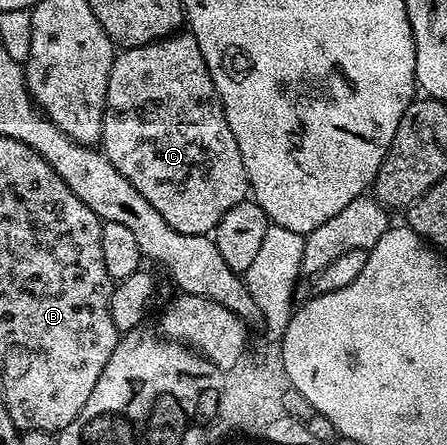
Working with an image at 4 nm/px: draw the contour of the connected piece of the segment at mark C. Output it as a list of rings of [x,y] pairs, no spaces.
[[[178,32],[168,40],[152,46],[130,46],[122,49],[114,57],[111,64],[111,76],[107,80],[107,96],[105,97],[105,115],[101,117],[101,142],[103,143],[103,153],[119,172],[163,216],[163,220],[175,232],[183,234],[209,234],[216,231],[219,220],[227,216],[235,204],[246,201],[250,197],[249,181],[247,180],[247,168],[243,168],[243,156],[239,156],[239,144],[235,144],[235,132],[231,132],[231,124],[227,124],[227,116],[221,107],[221,97],[217,95],[215,84],[211,80],[211,72],[207,72],[207,64],[203,60],[203,52],[199,52],[199,44],[195,36],[188,32]]]

